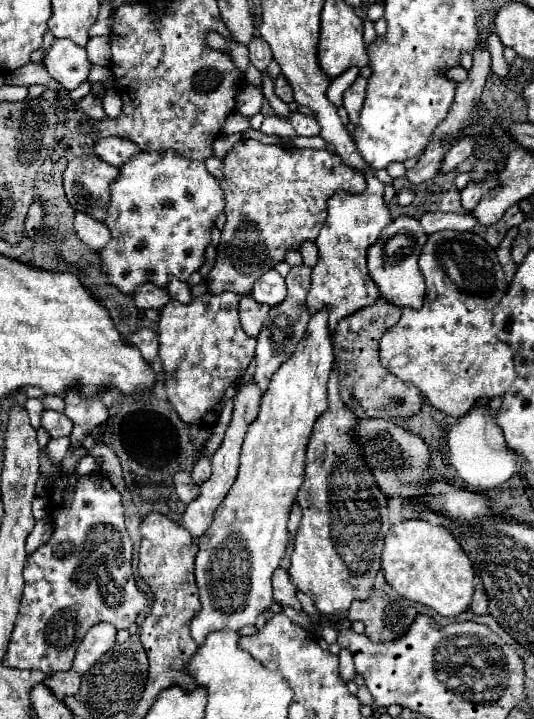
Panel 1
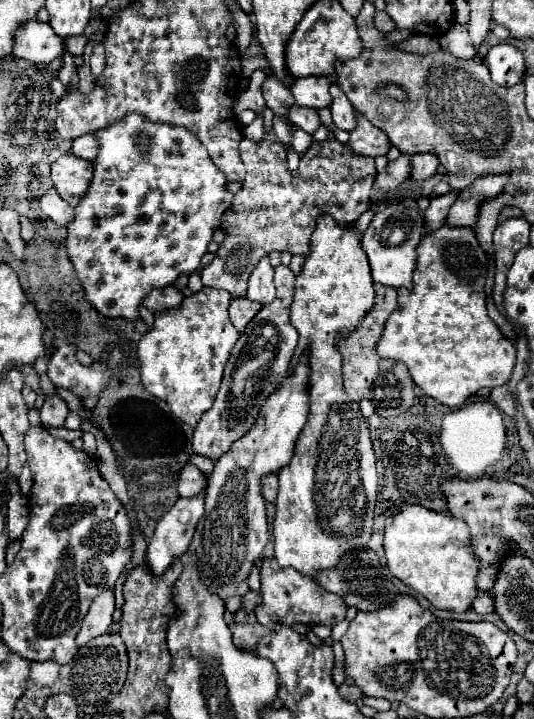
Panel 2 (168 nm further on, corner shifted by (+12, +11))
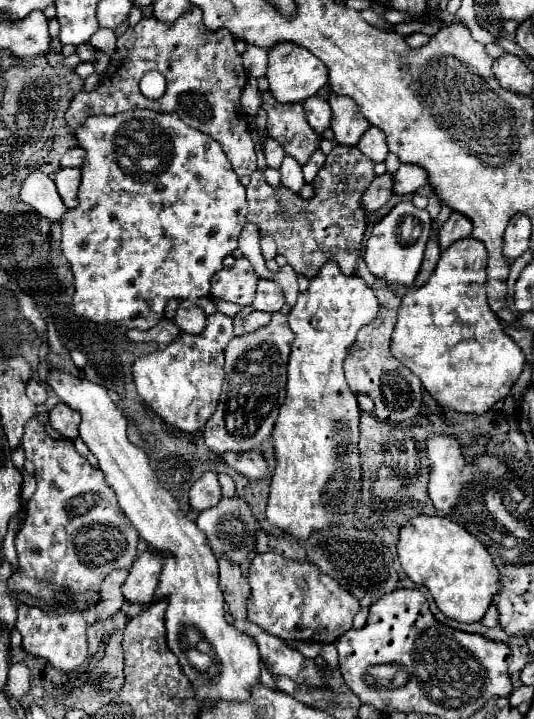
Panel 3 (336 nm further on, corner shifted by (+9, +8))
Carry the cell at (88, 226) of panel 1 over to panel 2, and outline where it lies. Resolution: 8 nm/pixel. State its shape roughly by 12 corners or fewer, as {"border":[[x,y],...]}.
{"border":[[54,188],[40,200],[42,212],[52,222],[66,226],[74,208]]}

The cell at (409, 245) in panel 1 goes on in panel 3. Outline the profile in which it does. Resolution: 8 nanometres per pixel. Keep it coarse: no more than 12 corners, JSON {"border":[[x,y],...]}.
{"border":[[397,203],[371,231],[365,263],[377,279],[411,287],[431,217]]}

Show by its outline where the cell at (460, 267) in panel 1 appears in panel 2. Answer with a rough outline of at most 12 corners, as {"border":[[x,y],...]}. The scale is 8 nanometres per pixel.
{"border":[[472,228],[418,246],[376,352],[448,408],[510,380]]}

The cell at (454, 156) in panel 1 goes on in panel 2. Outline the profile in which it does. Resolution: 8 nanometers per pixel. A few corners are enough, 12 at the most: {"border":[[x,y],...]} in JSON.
{"border":[[432,154],[412,156],[412,180],[426,180],[438,170]]}

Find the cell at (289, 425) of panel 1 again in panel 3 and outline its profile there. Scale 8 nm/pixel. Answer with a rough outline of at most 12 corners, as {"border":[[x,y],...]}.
{"border":[[239,497],[197,515],[215,559],[241,565],[255,551],[257,519]]}

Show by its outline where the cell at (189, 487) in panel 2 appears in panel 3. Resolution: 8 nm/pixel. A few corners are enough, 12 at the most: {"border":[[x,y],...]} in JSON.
{"border":[[203,473],[189,489],[189,503],[205,511],[221,499],[217,473]]}

